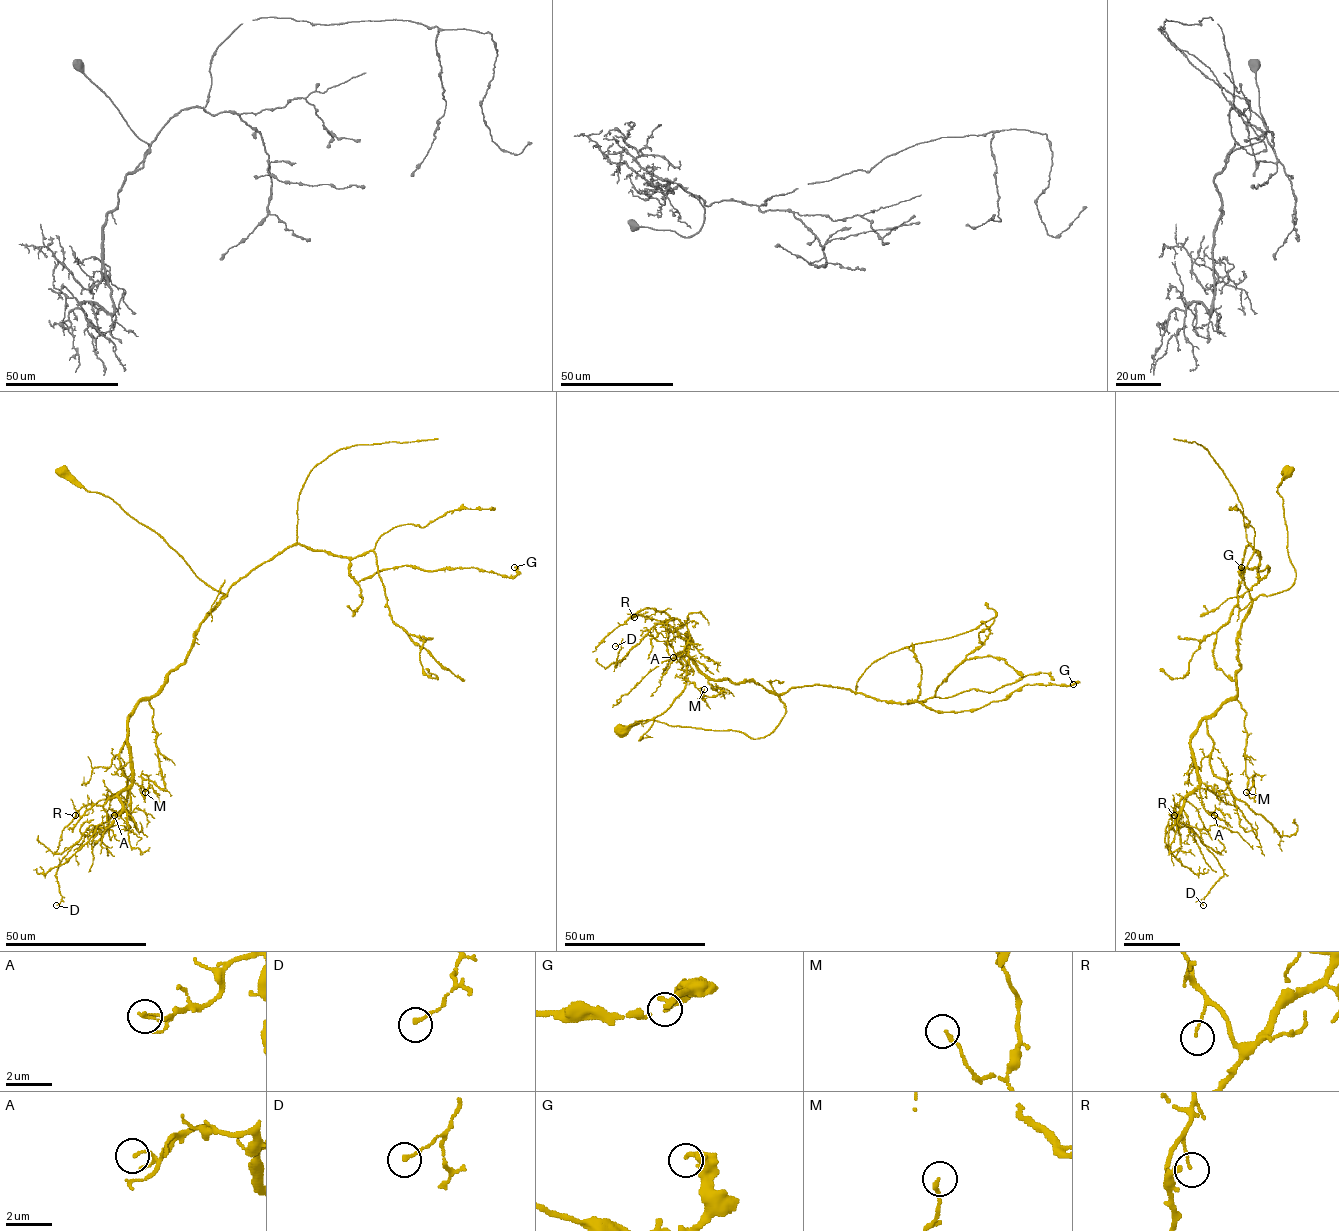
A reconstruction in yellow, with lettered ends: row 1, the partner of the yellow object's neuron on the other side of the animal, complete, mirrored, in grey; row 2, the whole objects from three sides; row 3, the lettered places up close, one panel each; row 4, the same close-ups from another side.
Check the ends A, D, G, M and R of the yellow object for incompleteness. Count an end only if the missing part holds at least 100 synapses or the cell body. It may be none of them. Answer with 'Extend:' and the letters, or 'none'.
Extend: none

